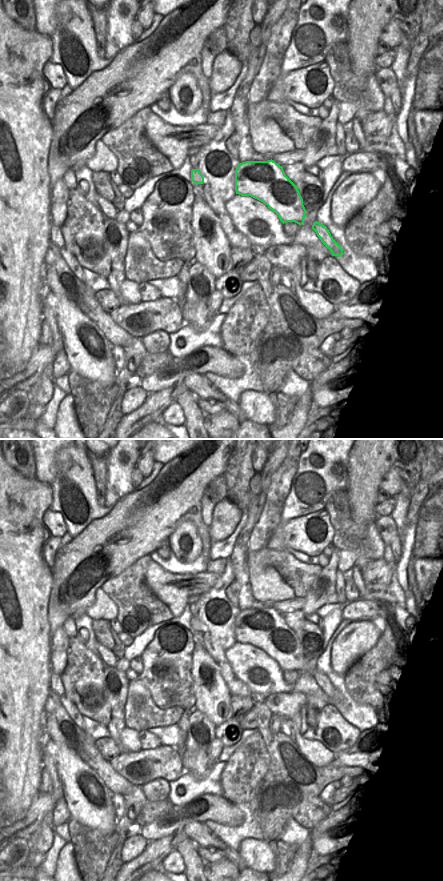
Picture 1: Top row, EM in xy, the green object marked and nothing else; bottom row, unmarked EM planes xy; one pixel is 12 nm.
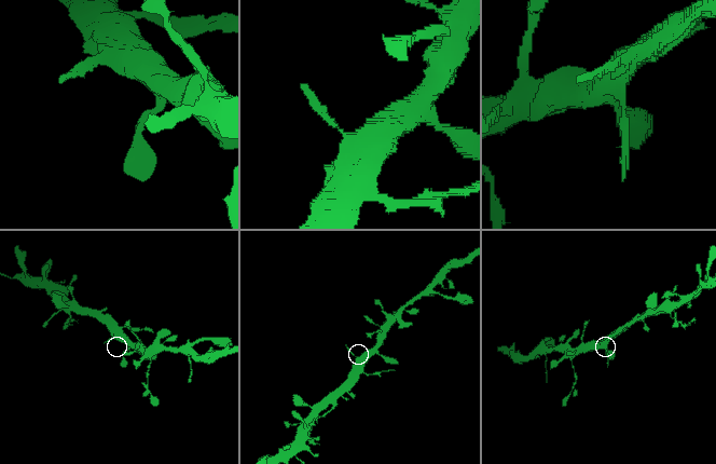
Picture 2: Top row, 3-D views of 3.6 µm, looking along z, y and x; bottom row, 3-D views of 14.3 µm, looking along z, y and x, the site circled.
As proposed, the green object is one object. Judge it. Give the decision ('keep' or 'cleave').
keep

